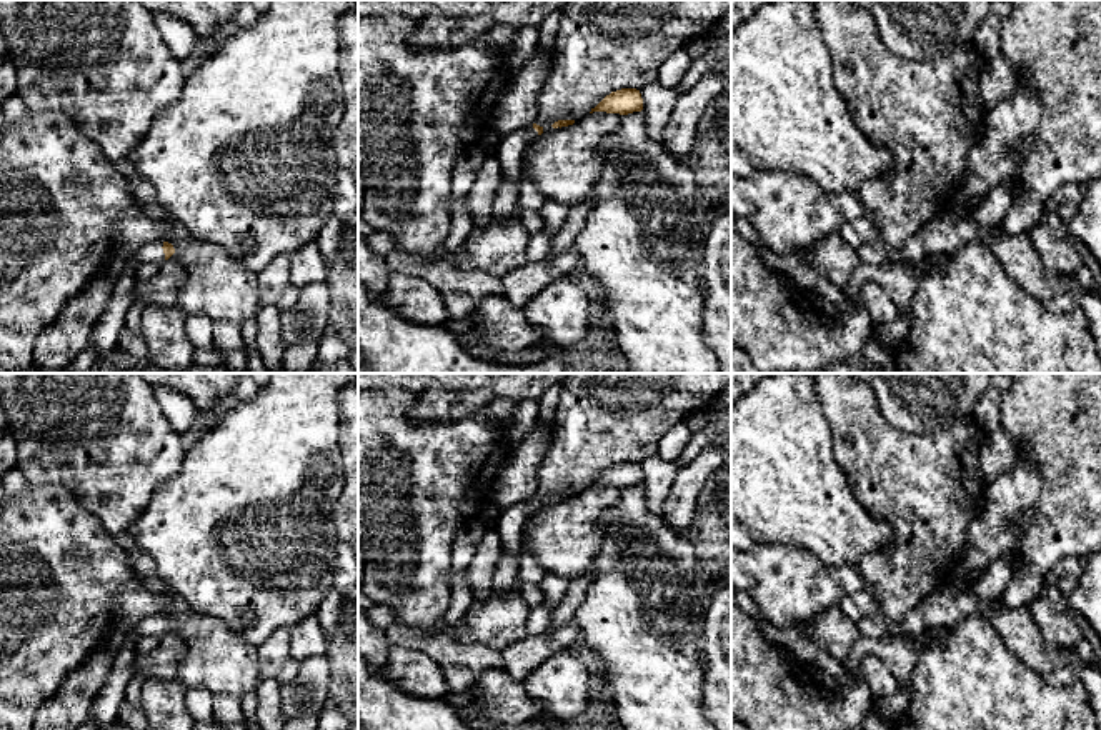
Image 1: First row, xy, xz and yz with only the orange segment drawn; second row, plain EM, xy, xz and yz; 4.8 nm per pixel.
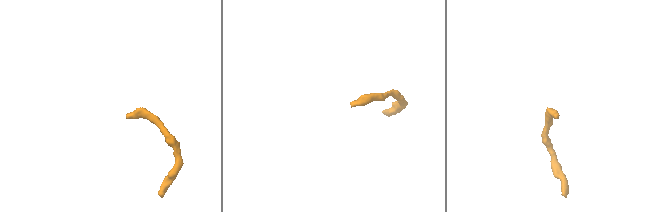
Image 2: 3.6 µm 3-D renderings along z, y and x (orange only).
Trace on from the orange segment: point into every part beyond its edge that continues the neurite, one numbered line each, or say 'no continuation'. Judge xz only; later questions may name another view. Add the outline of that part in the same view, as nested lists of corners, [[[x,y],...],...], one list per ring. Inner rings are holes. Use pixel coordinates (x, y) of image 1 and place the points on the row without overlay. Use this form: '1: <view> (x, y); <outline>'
1: xz (510, 524); [[[526,498],[500,512],[496,518],[496,532],[501,540],[501,552],[508,553],[520,565],[521,543],[526,520],[538,512],[538,505],[533,498]]]

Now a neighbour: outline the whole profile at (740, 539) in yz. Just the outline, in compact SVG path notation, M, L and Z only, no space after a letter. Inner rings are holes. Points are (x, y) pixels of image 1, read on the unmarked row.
M731 522L731 548L748 552L753 547L750 533L736 522Z

